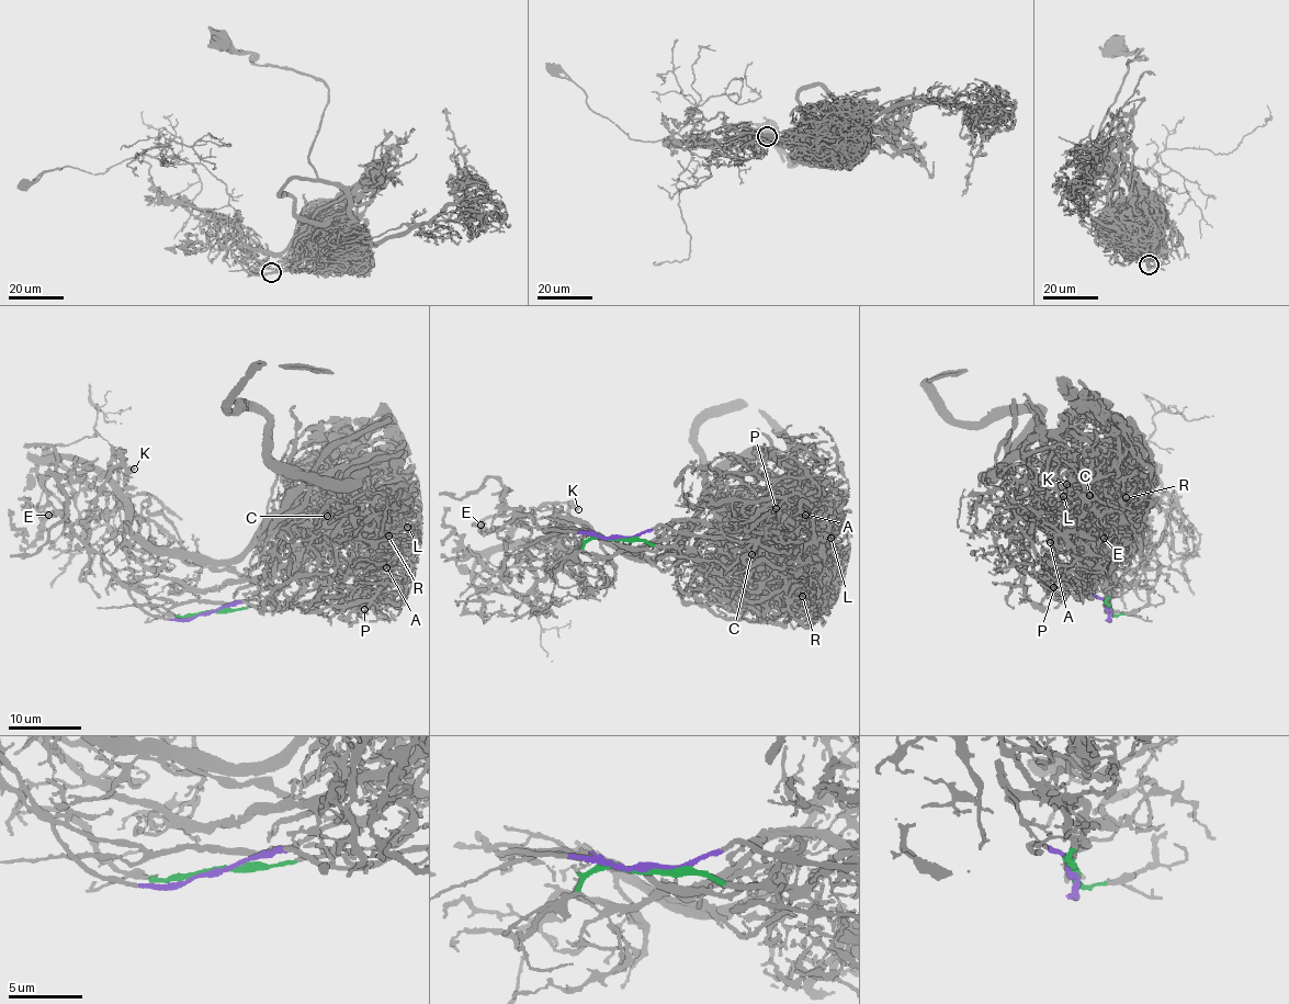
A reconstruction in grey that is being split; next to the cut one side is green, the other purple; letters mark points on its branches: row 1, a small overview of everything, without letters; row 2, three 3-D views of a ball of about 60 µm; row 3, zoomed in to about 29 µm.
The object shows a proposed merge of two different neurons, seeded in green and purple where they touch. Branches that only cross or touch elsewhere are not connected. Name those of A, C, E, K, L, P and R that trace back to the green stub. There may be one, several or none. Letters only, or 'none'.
A, C, L, P, R

